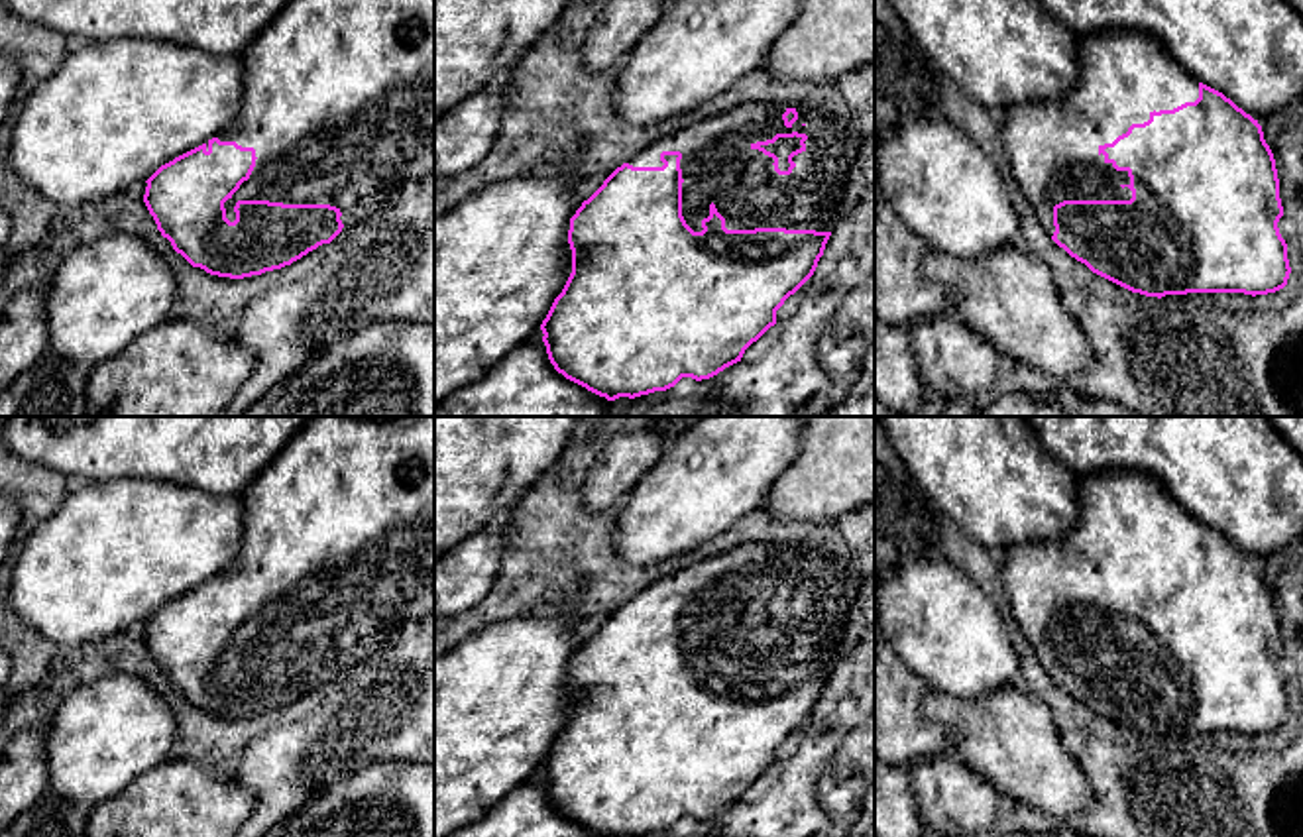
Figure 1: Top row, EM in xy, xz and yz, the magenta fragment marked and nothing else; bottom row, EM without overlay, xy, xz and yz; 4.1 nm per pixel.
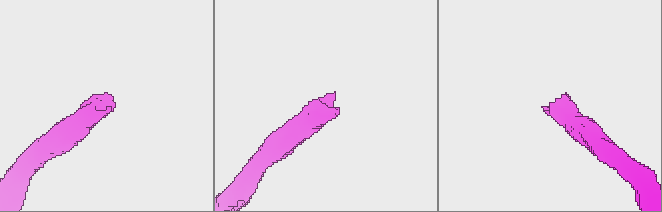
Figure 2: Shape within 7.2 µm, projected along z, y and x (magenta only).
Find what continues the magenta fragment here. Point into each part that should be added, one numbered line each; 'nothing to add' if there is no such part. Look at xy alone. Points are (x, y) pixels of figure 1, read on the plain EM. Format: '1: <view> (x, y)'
1: xy (339, 531)

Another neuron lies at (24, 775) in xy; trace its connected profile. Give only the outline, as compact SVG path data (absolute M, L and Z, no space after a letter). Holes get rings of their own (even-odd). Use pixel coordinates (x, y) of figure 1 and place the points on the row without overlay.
M47 727L24 729L0 758L0 833L47 790Z

